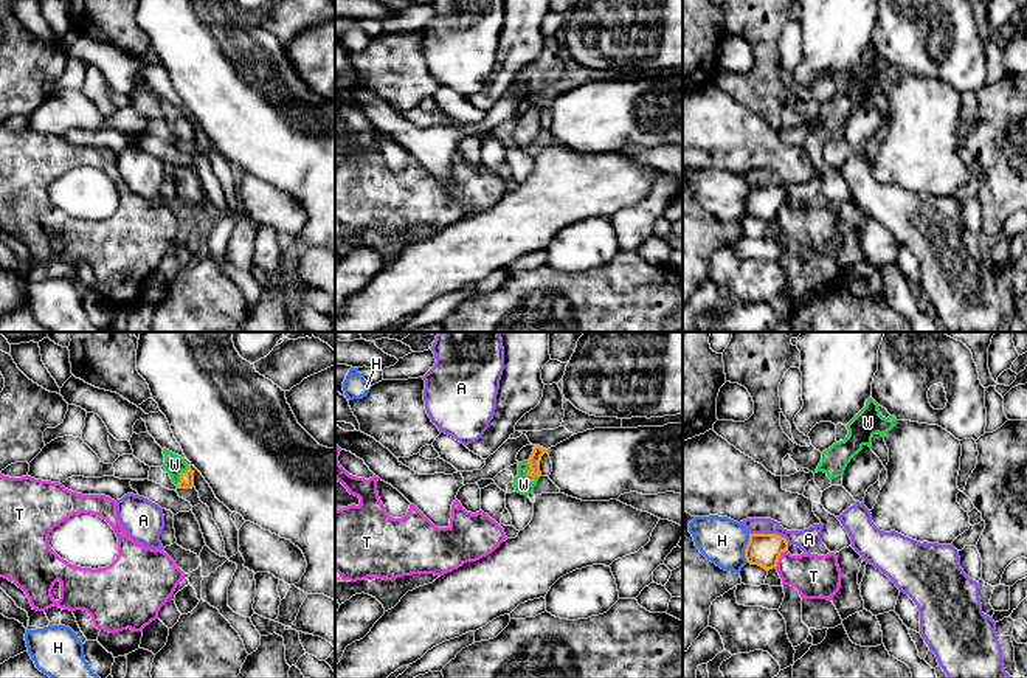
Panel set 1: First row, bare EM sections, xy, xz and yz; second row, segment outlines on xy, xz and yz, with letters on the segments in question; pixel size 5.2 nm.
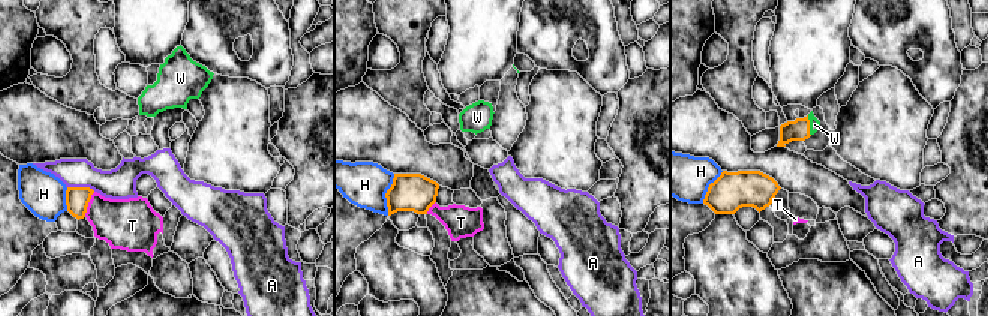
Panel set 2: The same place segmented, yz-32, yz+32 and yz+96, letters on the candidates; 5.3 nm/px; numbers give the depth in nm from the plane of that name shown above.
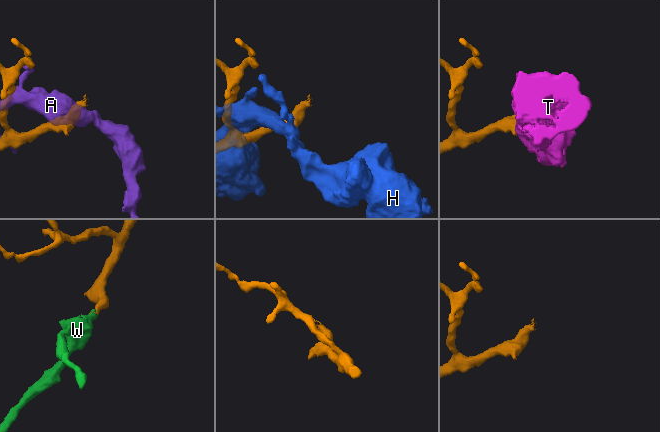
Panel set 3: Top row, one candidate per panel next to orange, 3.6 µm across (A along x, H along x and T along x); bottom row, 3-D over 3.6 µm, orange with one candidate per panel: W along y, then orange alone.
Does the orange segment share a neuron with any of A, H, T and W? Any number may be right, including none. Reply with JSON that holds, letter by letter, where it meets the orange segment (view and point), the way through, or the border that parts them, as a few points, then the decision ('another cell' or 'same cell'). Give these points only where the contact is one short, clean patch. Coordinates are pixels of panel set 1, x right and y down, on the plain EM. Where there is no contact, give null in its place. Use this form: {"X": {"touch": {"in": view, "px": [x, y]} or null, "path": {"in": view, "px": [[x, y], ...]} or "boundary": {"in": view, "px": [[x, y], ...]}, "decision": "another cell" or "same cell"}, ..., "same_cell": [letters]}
{"A": {"touch": {"in": "yz", "px": [771, 186]}, "decision": "another cell"}, "H": {"touch": {"in": "yz", "px": [746, 200]}, "decision": "another cell"}, "T": {"touch": {"in": "yz", "px": [778, 211]}, "boundary": {"in": "yz", "px": [[785, 202], [774, 219]]}, "decision": "another cell"}, "W": {"touch": {"in": "xz", "px": [526, 126]}, "path": {"in": "xz", "px": [[534, 114], [526, 126], [523, 137]]}, "decision": "same cell"}, "same_cell": ["W"]}

